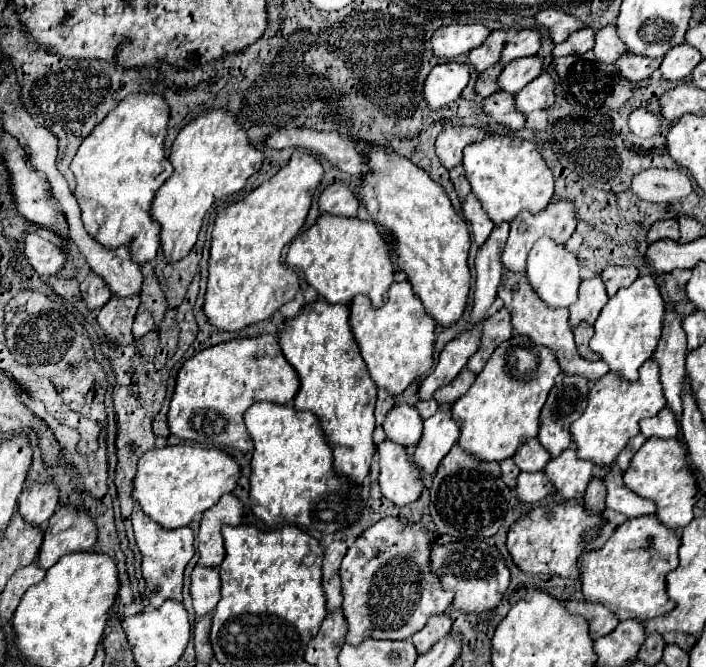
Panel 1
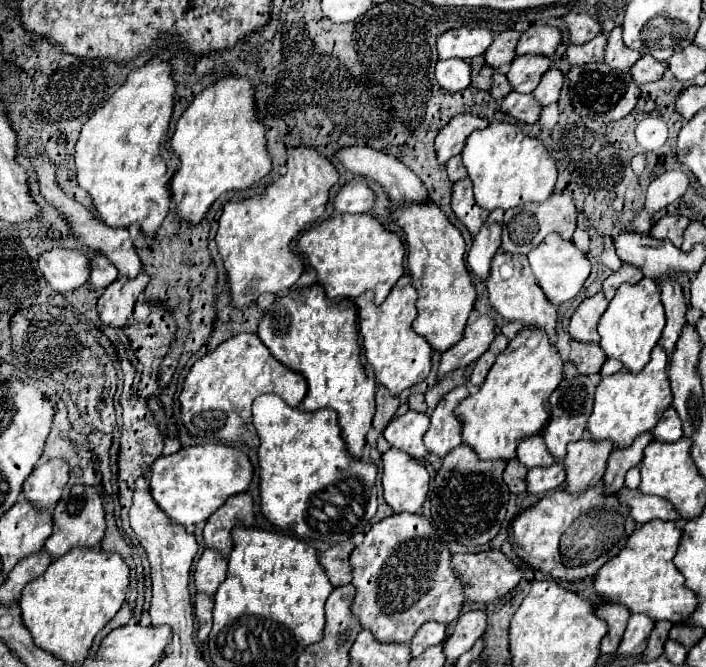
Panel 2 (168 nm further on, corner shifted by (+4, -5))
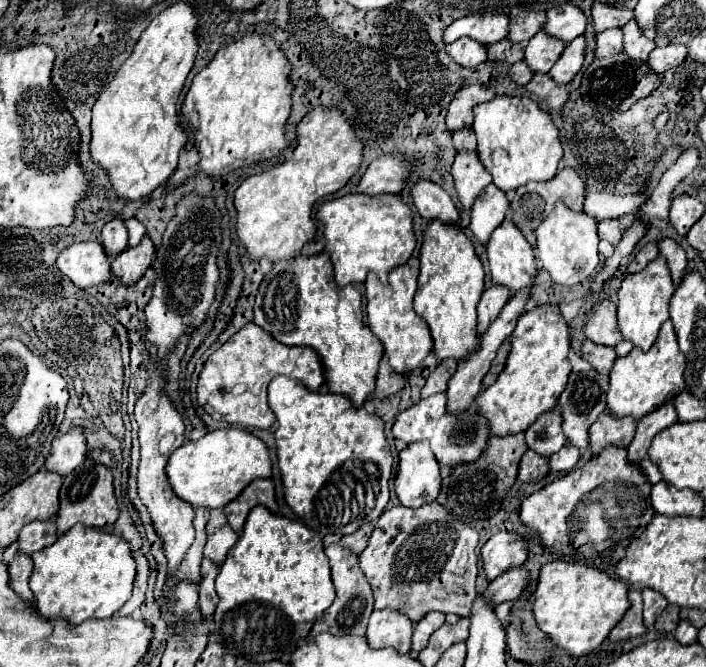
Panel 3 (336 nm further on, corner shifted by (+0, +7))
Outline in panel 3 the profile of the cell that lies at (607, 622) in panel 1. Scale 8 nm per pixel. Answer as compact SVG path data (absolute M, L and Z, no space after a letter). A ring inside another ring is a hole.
M629 590L629 610L623 614L623 618L619 620L619 624L609 632L609 640L611 642L619 642L619 640L627 640L631 636L639 636L645 632L645 626L643 626L643 616L641 616L641 610L643 610L643 598L641 598L641 592L639 590Z

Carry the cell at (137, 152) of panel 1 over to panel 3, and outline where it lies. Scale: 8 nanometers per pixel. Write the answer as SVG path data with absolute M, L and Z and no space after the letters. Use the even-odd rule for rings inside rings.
M177 2L163 10L93 106L89 154L95 164L103 166L121 198L139 200L151 194L165 186L177 168L179 152L187 142L177 116L177 100L195 62L195 28L197 18L189 4Z

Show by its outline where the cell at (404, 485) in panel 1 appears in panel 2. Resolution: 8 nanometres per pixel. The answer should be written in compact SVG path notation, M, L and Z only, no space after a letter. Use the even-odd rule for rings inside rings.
M389 448L383 454L383 490L395 514L417 514L429 492L429 472L403 450Z

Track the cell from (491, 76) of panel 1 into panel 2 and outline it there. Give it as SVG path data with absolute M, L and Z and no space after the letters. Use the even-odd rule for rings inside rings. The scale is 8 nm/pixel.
M495 72L495 76L493 76L493 86L491 86L491 96L493 96L495 100L503 100L511 90L513 90L513 88L511 88L509 80L507 80L503 74Z

